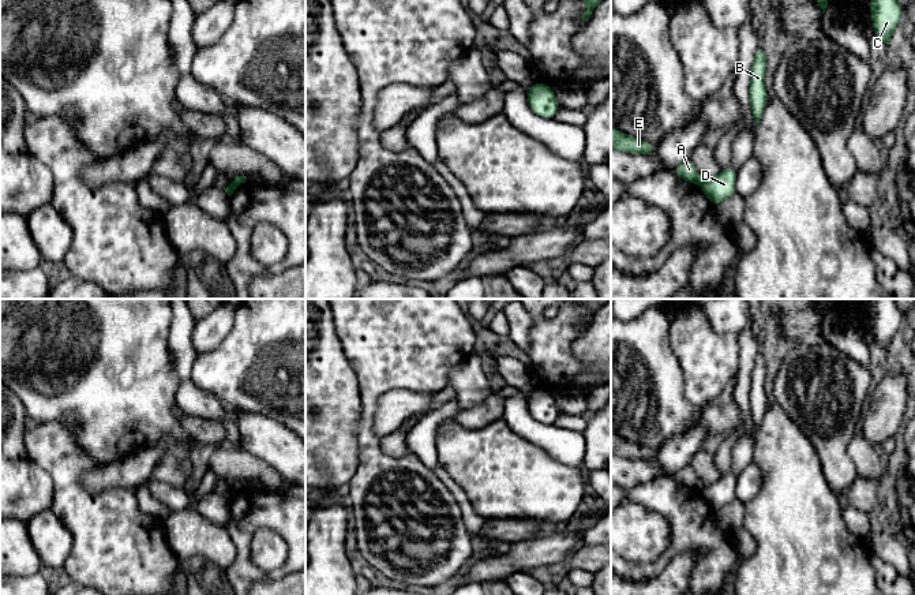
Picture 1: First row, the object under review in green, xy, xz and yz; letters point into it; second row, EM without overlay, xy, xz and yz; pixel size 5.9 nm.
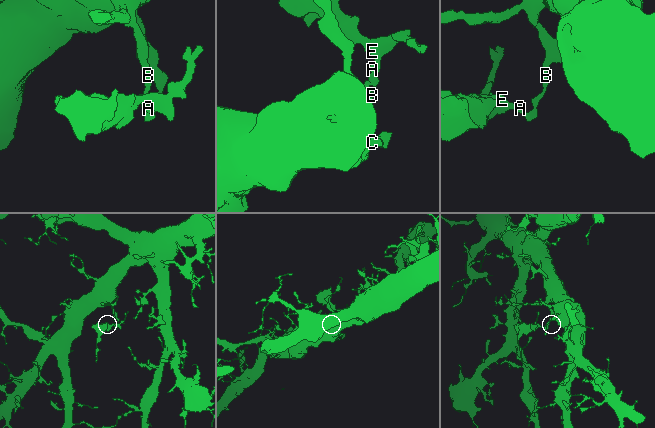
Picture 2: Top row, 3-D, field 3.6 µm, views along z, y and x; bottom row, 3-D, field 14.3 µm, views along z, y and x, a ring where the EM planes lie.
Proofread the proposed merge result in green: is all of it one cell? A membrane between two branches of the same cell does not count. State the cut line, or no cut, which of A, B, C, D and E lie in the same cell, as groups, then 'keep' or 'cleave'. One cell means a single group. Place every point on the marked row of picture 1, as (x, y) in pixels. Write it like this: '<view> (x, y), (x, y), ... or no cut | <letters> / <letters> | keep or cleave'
yz (704, 180), (700, 184) | A E / B C D | cleave

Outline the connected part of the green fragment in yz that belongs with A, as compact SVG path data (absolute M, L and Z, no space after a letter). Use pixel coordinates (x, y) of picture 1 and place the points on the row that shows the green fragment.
M690 158L676 165L674 168L674 172L676 176L679 176L680 179L689 183L701 184L704 182L702 176L698 173L695 165Z

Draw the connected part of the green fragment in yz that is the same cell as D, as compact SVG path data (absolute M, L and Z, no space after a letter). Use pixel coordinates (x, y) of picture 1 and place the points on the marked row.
M730 165L713 179L704 180L700 186L712 205L717 206L724 199L736 194L735 180L736 169Z

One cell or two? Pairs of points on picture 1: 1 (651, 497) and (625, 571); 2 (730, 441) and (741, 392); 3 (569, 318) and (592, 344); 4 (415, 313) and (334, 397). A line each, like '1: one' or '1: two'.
1: one
2: two
3: two
4: two

